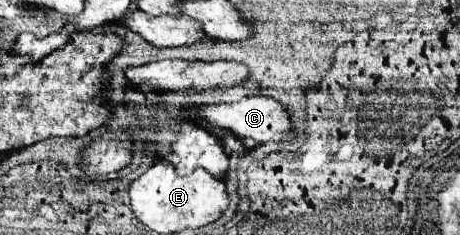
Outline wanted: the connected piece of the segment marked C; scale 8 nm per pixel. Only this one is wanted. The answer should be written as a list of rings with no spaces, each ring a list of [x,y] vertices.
[[[244,97],[234,103],[202,103],[202,105],[192,105],[190,109],[196,111],[196,115],[208,121],[212,127],[230,131],[238,139],[254,139],[256,143],[262,143],[262,141],[280,141],[280,139],[290,141],[294,137],[288,113],[278,101],[270,97]]]

